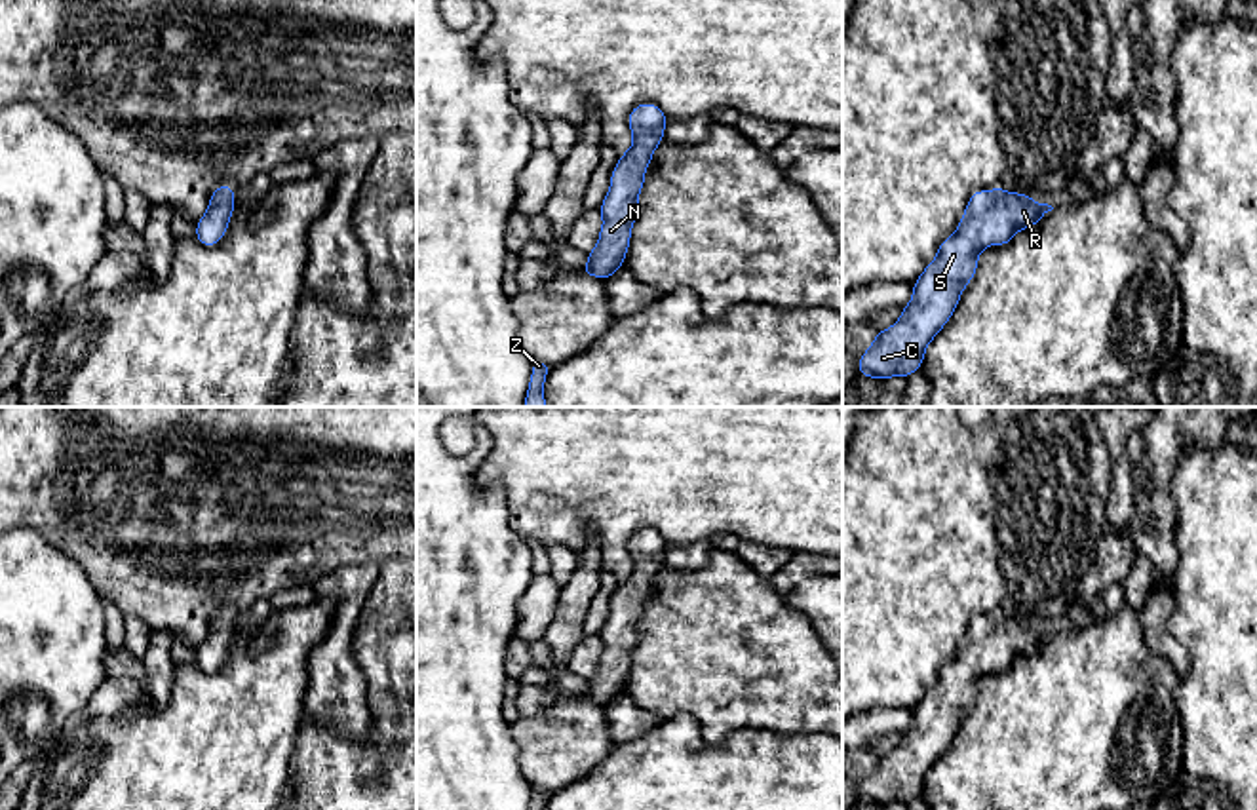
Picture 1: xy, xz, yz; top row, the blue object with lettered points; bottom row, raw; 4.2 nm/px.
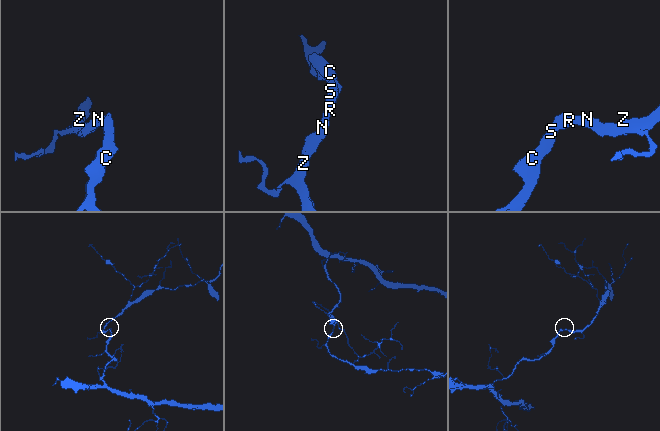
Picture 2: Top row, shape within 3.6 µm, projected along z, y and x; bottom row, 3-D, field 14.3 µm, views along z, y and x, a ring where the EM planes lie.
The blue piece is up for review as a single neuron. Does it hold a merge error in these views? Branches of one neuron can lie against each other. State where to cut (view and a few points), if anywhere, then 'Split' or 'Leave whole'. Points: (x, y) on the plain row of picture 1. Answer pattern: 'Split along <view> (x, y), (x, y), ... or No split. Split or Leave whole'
No split. Leave whole

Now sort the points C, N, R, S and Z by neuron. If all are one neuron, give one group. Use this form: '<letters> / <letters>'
C N R S Z

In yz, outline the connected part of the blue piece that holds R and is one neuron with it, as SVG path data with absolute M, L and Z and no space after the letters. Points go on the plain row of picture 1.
M1002 612L974 618L958 654L941 667L936 685L911 711L913 723L899 745L877 757L856 800L888 806L909 804L920 795L926 772L951 745L964 713L974 705L979 679L989 671L1008 671L1017 656L1035 652L1052 635Z

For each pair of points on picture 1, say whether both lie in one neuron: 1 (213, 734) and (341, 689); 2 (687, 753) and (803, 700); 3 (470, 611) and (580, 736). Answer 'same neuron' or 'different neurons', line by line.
1: different neurons
2: different neurons
3: different neurons

